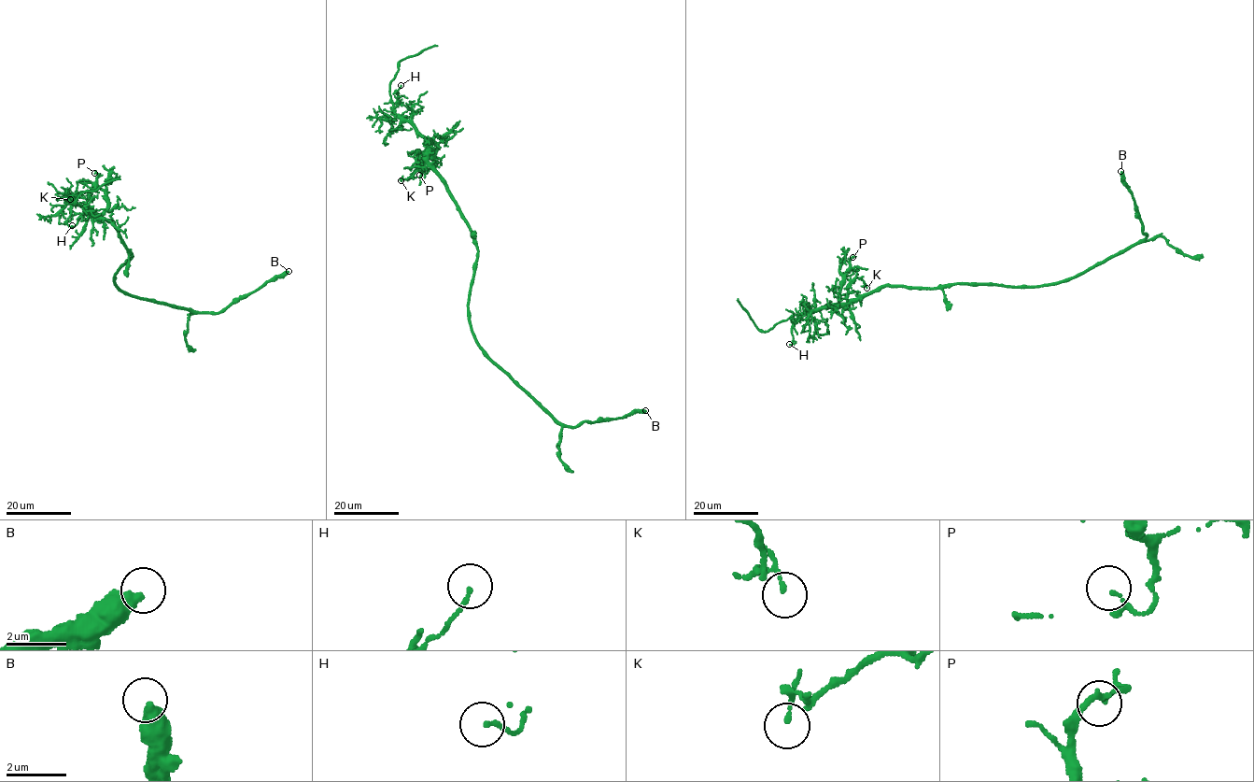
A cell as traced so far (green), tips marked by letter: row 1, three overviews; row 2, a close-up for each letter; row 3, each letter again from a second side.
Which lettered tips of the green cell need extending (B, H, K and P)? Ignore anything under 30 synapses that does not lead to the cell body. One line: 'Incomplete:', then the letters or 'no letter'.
Incomplete: no letter

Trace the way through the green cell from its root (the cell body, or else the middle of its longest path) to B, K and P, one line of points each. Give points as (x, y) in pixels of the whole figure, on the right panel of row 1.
B: (977, 284), (1031, 288), (1056, 284), (1142, 241), (1147, 234), (1143, 233), (1134, 202), (1120, 171)
K: (977, 284), (925, 289), (883, 286), (848, 299), (849, 286), (856, 277), (861, 278), (866, 288)
P: (977, 284), (925, 289), (880, 286), (856, 300), (841, 303), (840, 281), (855, 255), (852, 257)

